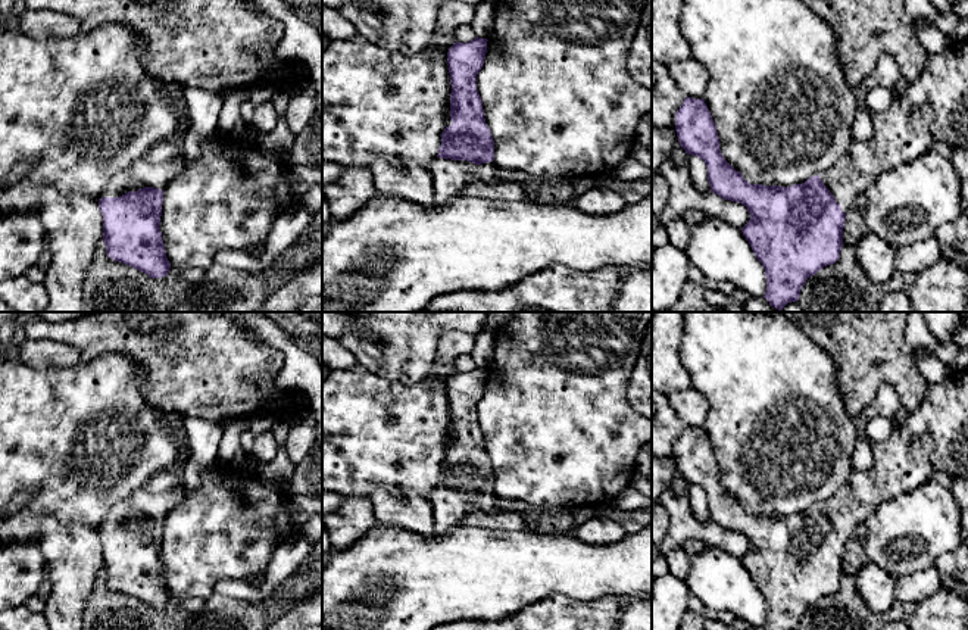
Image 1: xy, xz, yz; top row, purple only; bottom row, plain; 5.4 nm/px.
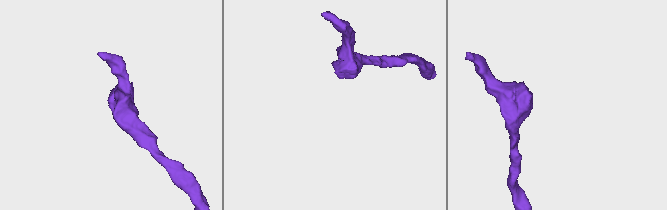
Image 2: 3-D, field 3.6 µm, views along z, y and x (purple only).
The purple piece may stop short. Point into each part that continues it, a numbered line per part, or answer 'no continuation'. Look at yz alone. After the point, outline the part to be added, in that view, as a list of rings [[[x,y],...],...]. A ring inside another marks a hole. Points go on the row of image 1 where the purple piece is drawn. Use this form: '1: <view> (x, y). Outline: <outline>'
1: yz (934, 108). Outline: [[[950,41],[942,52],[928,56],[922,75],[887,110],[869,113],[872,135],[864,141],[855,140],[841,159],[819,174],[844,209],[853,208],[855,199],[865,194],[883,172],[930,152],[936,141],[968,150],[968,41]]]

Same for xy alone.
1: xy (165, 161). Outline: [[[179,140],[160,141],[144,158],[113,175],[100,196],[121,197],[144,187],[165,190],[184,171],[184,163]]]

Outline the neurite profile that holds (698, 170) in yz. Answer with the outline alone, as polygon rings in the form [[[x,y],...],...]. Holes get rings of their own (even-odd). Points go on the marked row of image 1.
[[[688,155],[687,165],[688,165],[688,171],[690,171],[690,177],[691,177],[694,188],[699,193],[709,193],[711,185],[708,181],[708,168],[705,162],[697,156]]]

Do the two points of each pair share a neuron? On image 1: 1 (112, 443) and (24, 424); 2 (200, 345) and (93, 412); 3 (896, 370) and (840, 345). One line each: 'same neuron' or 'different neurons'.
1: same neuron
2: different neurons
3: same neuron

